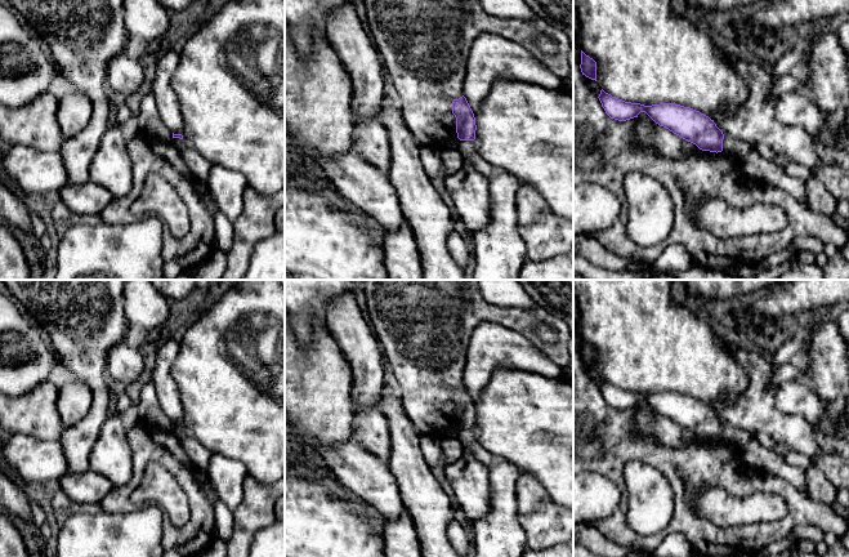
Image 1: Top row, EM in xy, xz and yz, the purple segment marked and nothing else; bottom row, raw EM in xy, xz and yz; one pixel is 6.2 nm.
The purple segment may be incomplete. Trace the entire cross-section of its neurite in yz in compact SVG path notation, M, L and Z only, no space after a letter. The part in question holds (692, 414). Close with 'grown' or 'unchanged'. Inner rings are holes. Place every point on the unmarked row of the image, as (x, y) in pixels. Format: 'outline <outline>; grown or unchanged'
outline M603 378L598 387L611 407L626 410L638 406L640 401L645 401L656 413L696 433L700 438L716 442L723 440L723 420L714 409L691 396L675 392L644 395L625 391Z; unchanged

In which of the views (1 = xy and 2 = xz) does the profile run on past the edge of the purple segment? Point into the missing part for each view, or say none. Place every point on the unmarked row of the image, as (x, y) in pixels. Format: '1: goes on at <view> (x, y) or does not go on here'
1: does not go on here
2: does not go on here

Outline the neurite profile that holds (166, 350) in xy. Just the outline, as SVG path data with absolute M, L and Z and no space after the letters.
M164 335L153 349L156 351L156 362L152 370L152 383L156 388L160 406L171 422L182 423L184 413L180 393L170 373L179 355L180 342Z

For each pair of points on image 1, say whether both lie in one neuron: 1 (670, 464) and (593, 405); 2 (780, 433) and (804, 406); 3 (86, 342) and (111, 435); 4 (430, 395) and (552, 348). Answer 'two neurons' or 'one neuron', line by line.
1: one neuron
2: two neurons
3: two neurons
4: one neuron

